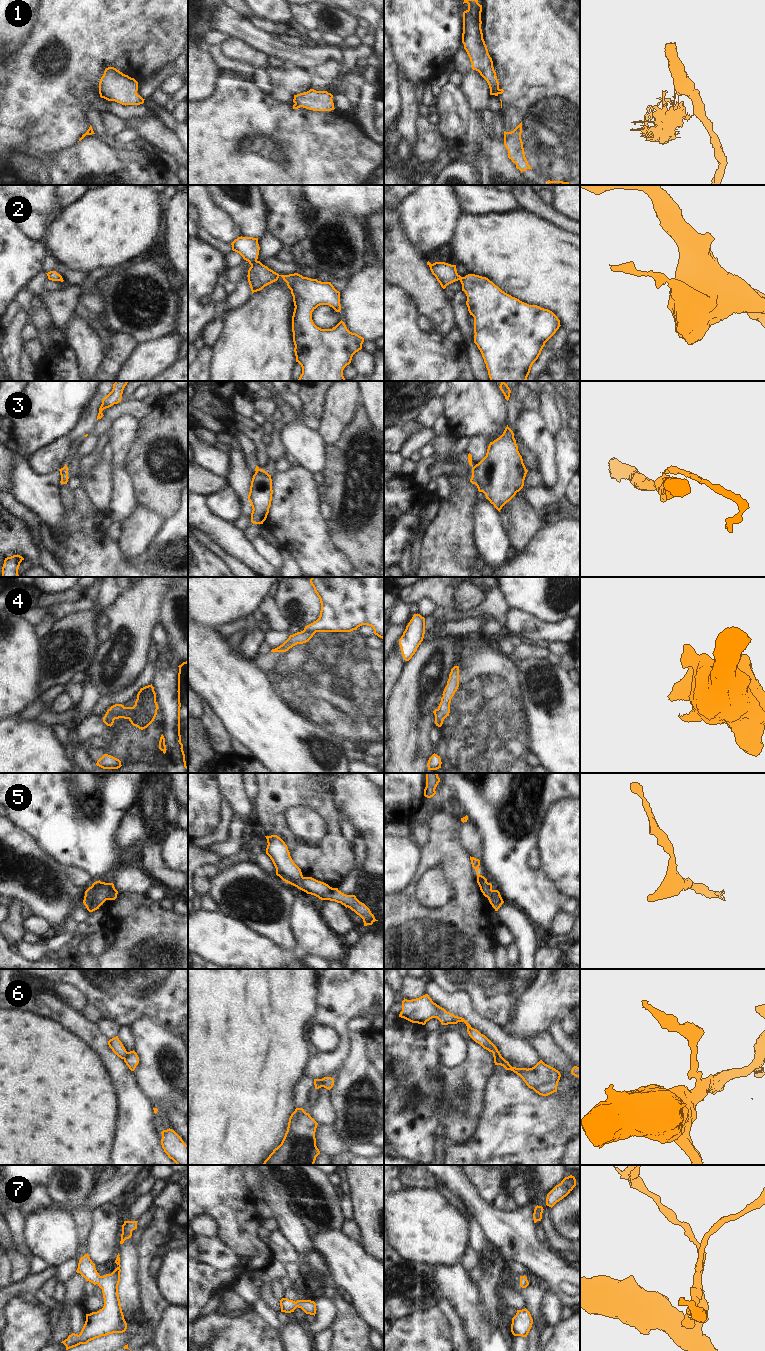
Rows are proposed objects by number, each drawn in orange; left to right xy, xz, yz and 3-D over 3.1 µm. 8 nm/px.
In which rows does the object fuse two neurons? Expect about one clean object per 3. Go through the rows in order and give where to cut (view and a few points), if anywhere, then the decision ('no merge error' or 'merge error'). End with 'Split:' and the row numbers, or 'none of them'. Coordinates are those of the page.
1: xy (100, 94), (105, 98) | merge error
2: xz (256, 260), (251, 265) | merge error
3: xy (62, 468), (60, 473) | merge error
4: xy (109, 709), (109, 713), (114, 719) | merge error
5: xy (113, 886), (110, 894), (105, 899) | merge error
6: xz (321, 1079), (322, 1086) | merge error
7: no cut | no merge error
Split: 1, 2, 3, 4, 5, 6

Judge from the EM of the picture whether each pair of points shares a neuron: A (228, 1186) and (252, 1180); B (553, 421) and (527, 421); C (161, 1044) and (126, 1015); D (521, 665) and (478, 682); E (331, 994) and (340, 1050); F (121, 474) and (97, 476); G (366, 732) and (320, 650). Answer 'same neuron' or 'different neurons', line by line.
A: different neurons
B: different neurons
C: different neurons
D: different neurons
E: same neuron
F: different neurons
G: same neuron

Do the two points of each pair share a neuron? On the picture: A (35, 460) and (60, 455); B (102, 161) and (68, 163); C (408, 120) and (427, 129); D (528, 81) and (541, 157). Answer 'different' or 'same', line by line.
A: same
B: same
C: different
D: same

